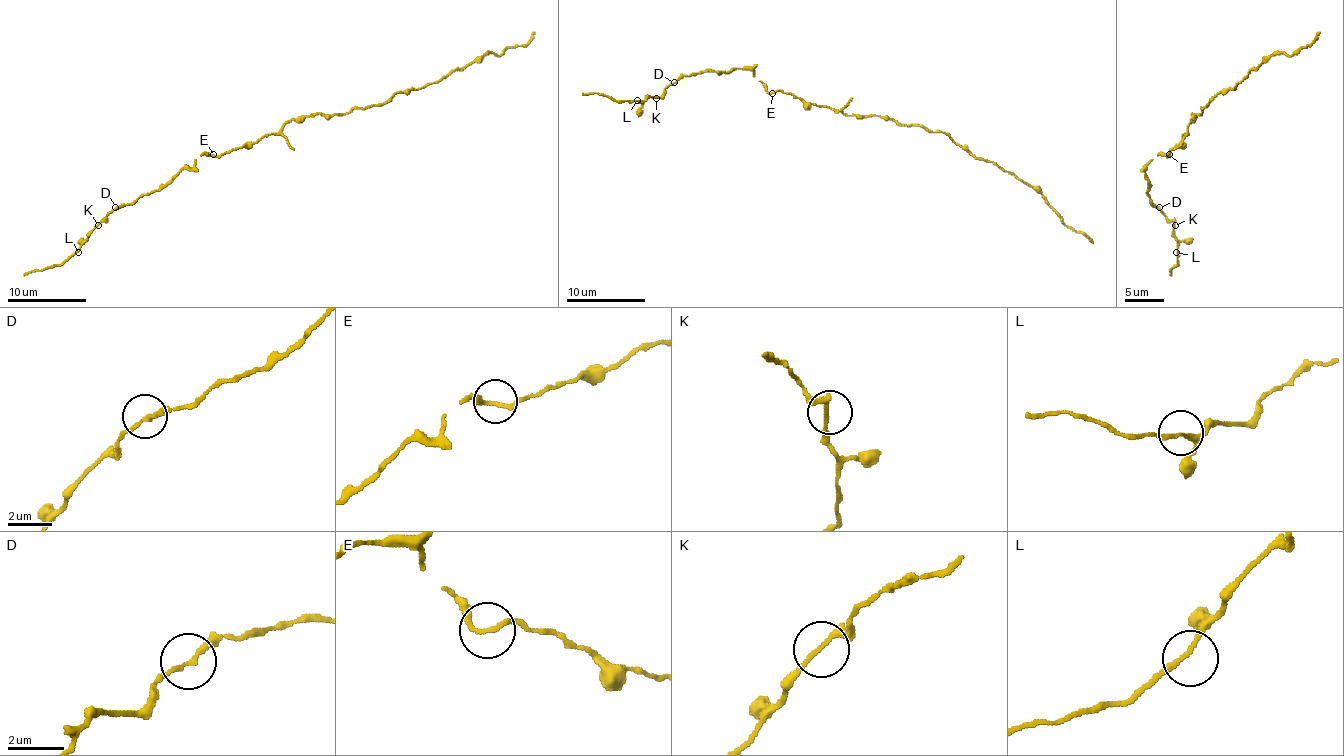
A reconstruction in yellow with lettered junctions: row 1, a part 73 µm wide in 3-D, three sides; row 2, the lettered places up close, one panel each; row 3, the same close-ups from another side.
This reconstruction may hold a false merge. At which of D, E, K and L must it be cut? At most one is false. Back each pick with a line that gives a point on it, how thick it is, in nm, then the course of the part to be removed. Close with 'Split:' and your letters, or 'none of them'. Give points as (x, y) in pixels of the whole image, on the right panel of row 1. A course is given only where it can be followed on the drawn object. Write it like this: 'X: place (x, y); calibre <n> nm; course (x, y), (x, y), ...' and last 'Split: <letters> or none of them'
Split: none of them

